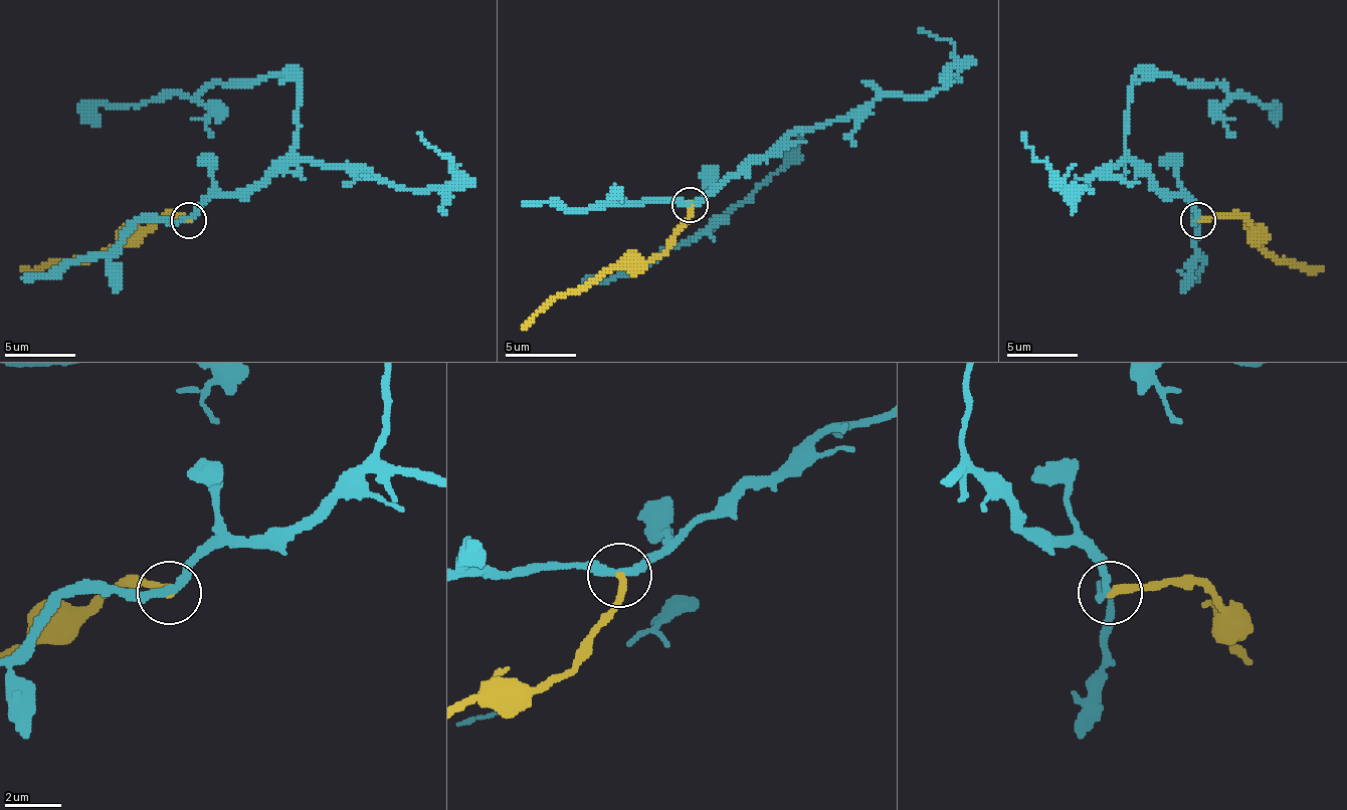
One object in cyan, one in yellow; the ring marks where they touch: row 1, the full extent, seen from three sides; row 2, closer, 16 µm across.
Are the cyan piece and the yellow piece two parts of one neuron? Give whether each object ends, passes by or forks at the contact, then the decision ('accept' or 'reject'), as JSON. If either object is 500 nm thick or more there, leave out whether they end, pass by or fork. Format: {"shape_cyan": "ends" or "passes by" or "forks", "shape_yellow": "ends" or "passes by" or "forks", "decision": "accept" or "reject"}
{"shape_cyan": "passes by", "shape_yellow": "ends", "decision": "reject"}

